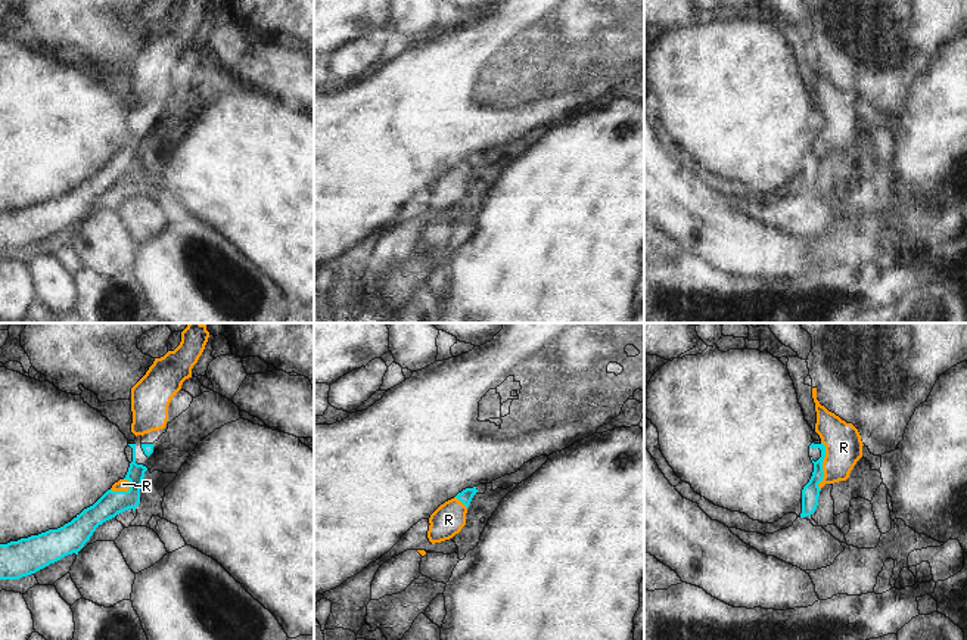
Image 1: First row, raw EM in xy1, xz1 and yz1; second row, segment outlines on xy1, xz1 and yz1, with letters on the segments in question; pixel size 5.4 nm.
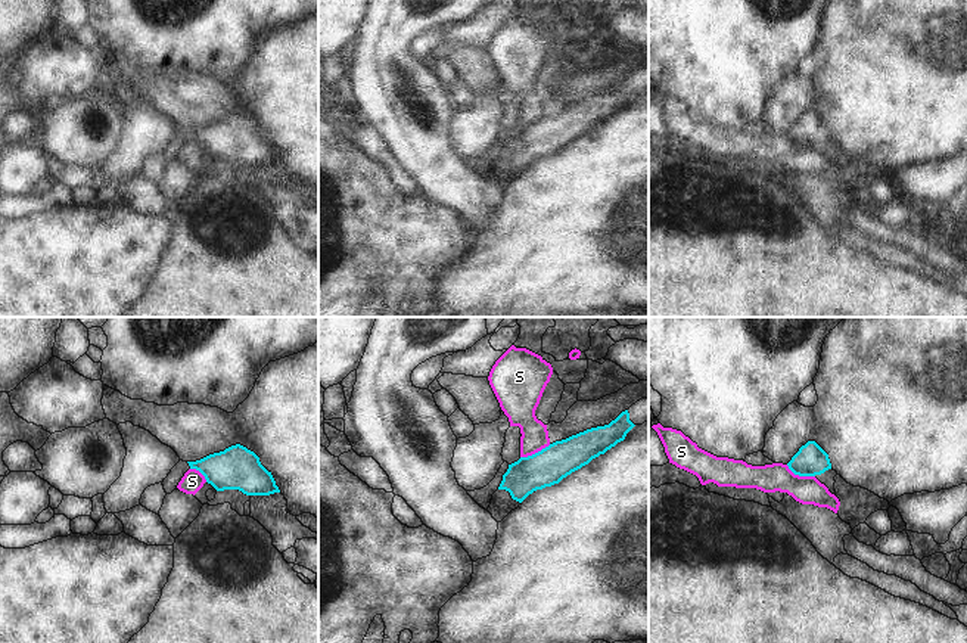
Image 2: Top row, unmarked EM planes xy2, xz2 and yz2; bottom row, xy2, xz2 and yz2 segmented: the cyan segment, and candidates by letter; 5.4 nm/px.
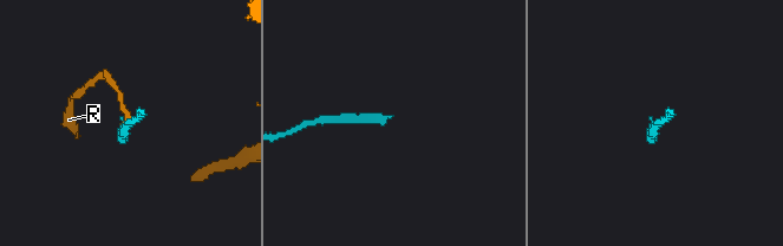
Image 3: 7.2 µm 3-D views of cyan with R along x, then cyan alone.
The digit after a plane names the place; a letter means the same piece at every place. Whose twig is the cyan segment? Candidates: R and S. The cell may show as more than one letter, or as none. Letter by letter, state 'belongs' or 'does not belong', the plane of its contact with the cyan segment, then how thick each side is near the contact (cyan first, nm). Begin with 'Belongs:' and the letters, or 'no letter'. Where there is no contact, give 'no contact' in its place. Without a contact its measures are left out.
Belongs: R
R: belongs; meets cyan in yz1; 100 nm thick on the cyan side, 200 nm on the other
S: does not belong; meets cyan in xz2; 200 nm thick on the cyan side, 160 nm on the other

